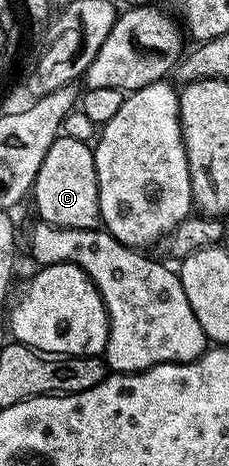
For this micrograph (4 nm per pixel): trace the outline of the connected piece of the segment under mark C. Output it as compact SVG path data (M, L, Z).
M57 137L51 148L47 148L43 164L39 164L39 172L33 181L31 202L32 198L33 206L37 209L36 217L40 221L59 228L94 229L100 223L101 213L93 146L83 140Z

